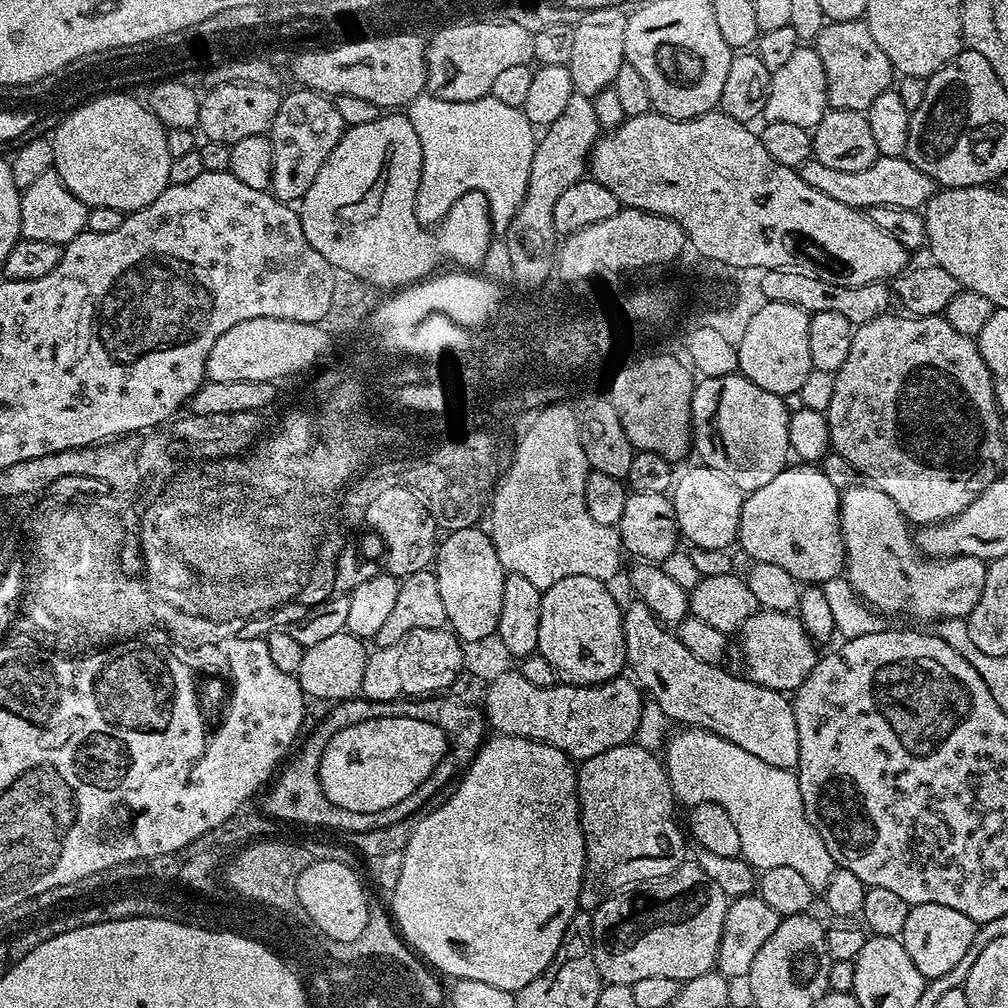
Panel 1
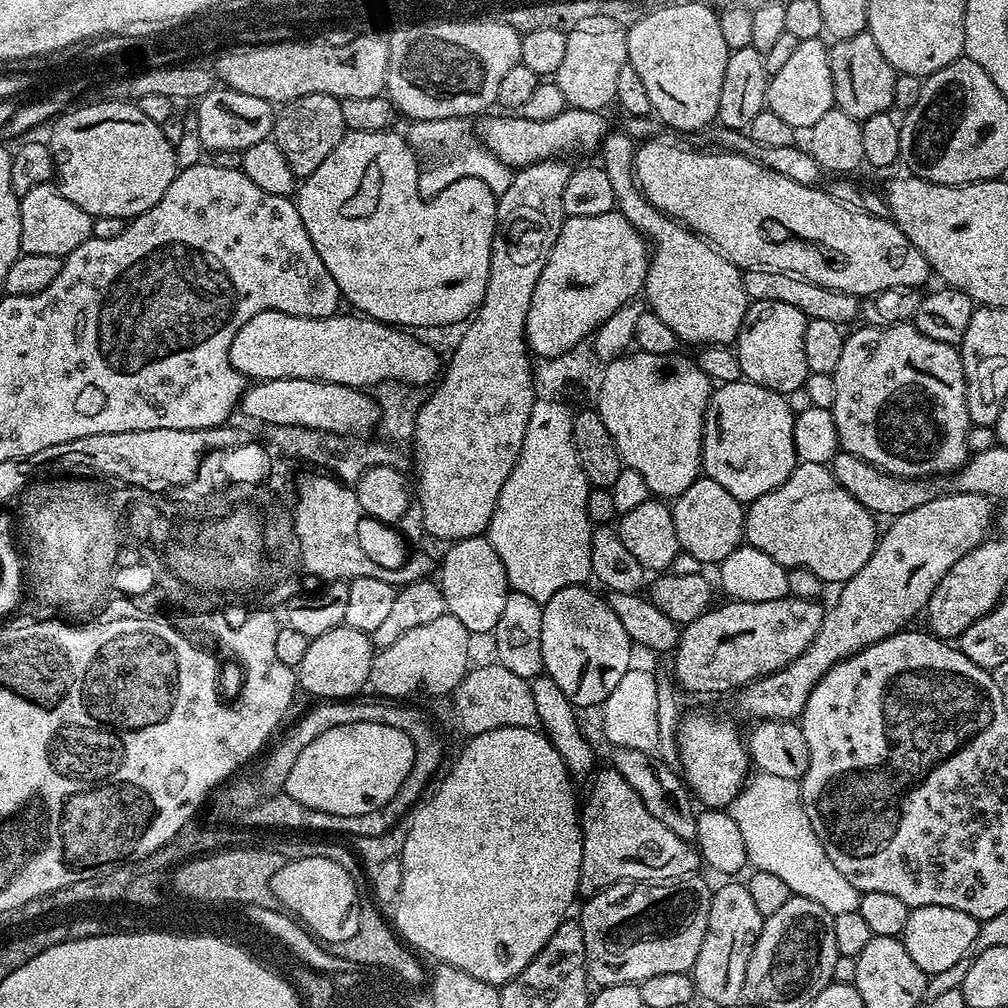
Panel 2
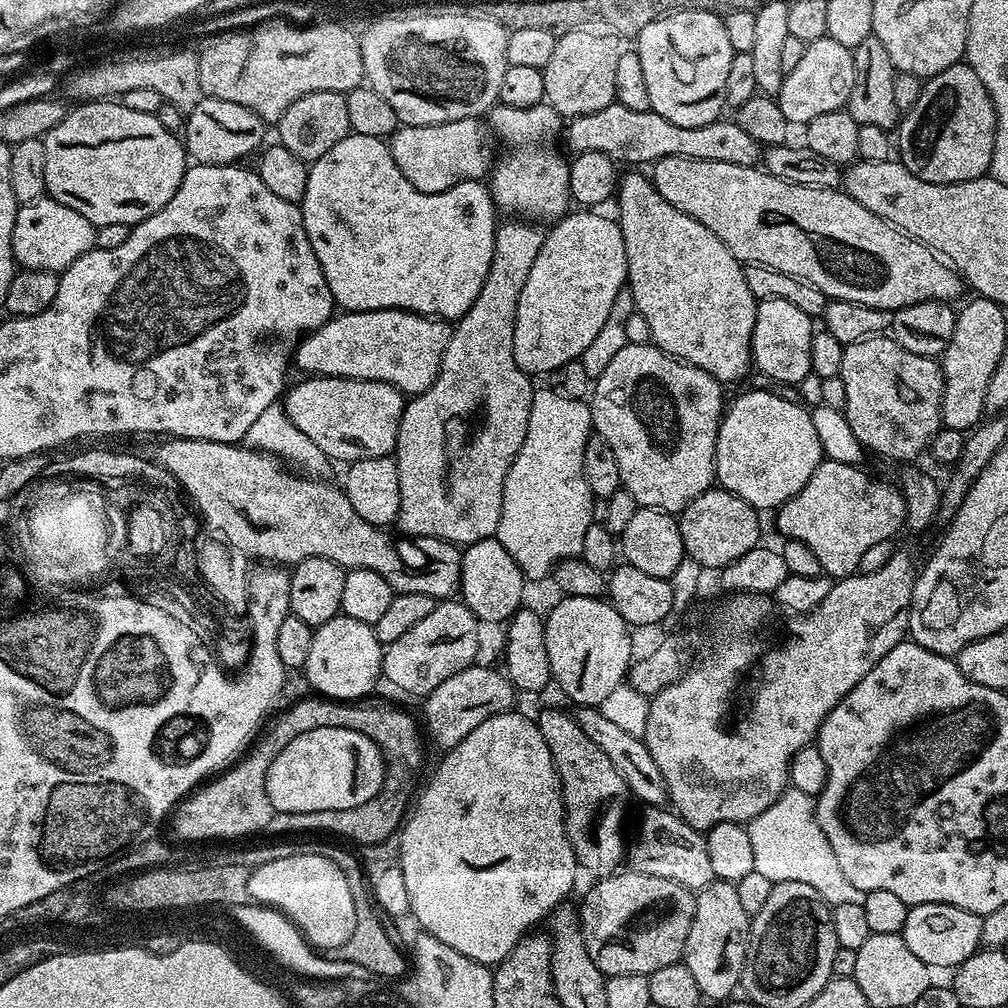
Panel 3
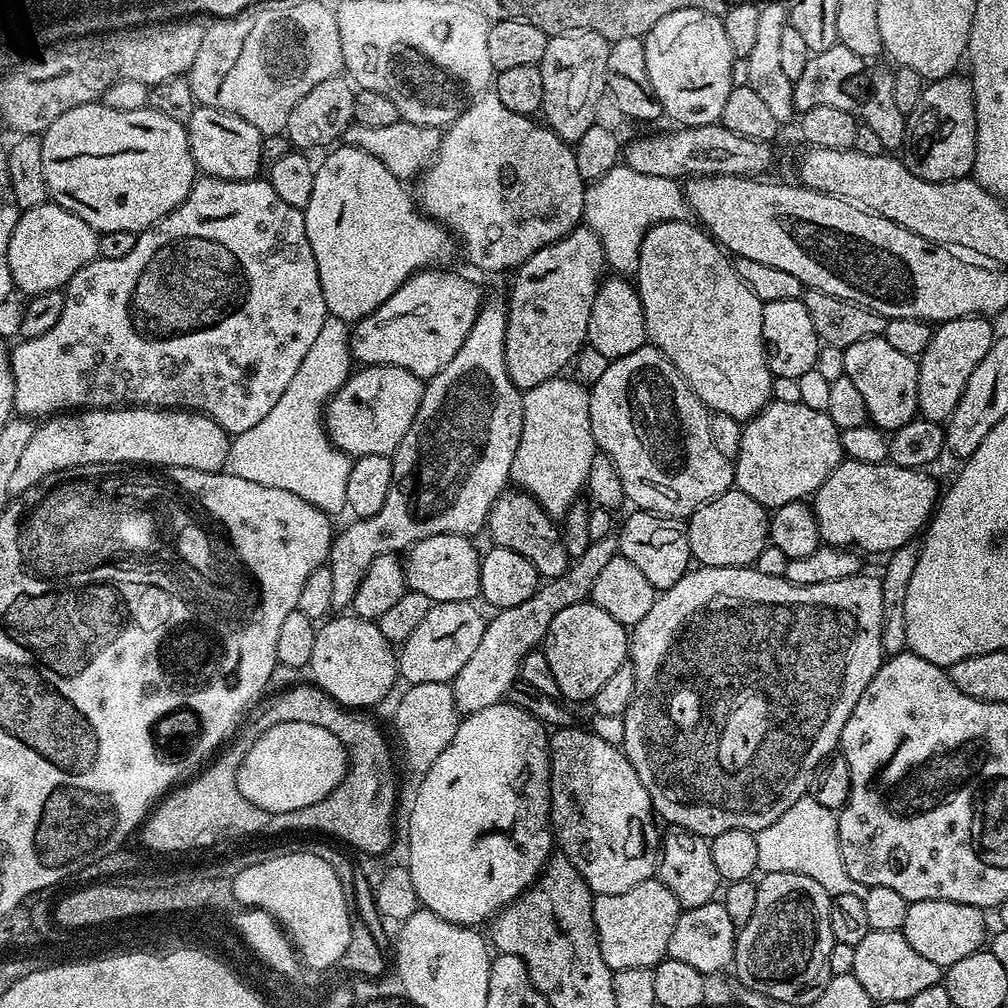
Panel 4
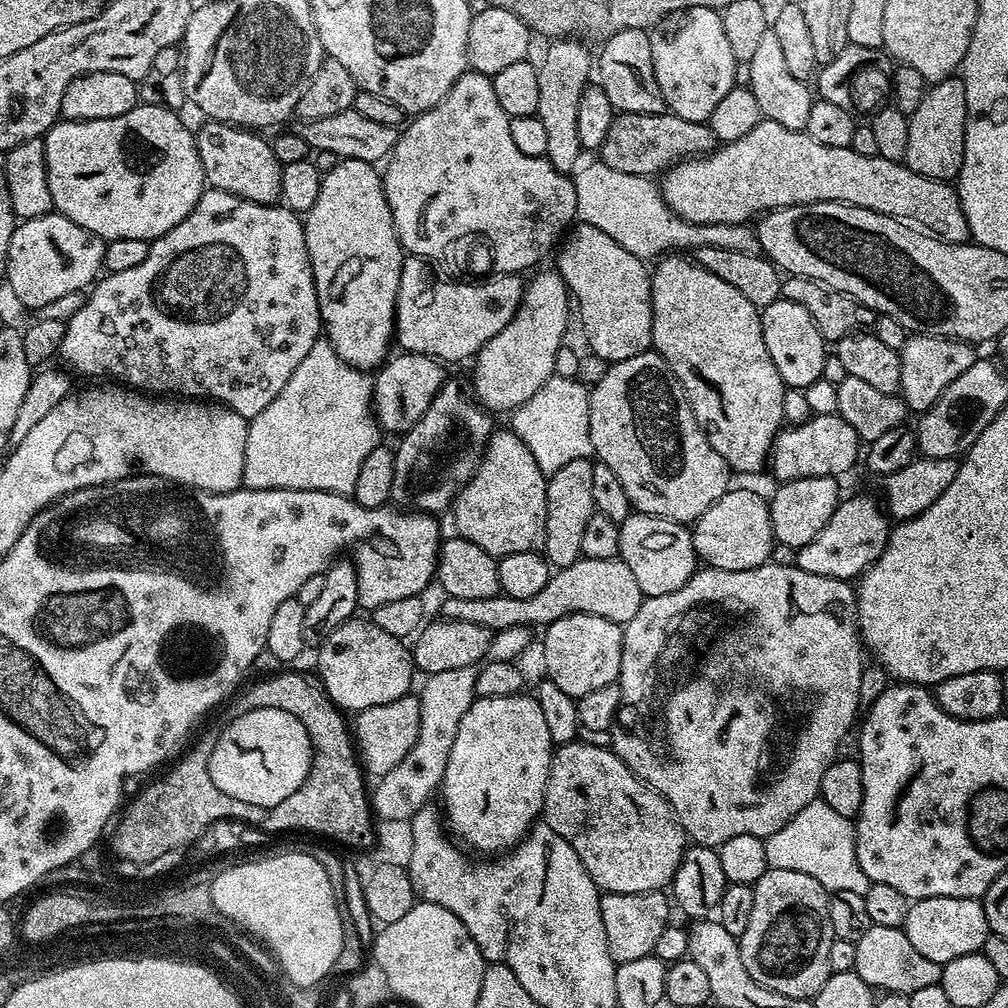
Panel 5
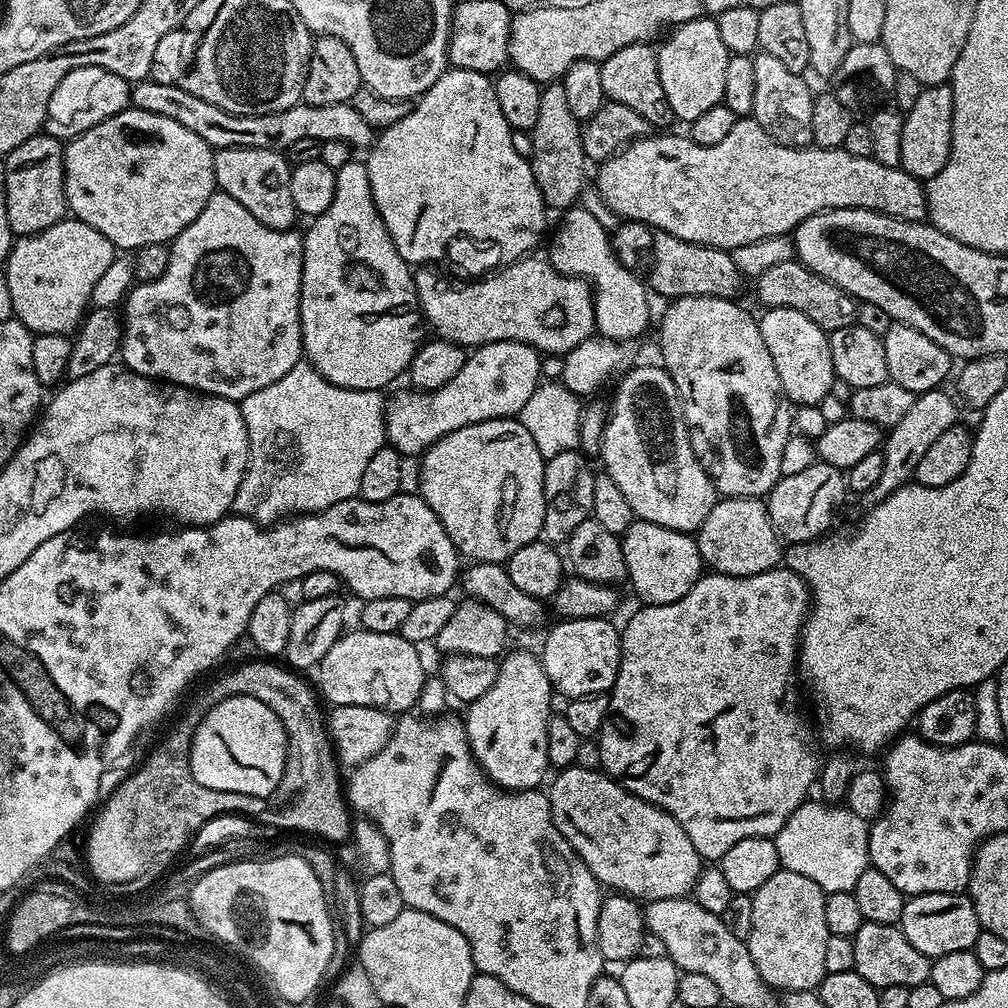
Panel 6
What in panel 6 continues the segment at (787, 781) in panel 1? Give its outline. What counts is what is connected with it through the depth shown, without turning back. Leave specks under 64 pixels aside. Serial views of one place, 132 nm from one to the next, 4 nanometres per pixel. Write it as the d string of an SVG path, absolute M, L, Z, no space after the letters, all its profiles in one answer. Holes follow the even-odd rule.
M812 798L790 818L786 818L786 826L774 837L781 869L785 872L803 874L818 882L818 886L826 894L845 889L855 889L858 878L869 868L868 830L869 821L858 818L847 806L833 806L827 802Z

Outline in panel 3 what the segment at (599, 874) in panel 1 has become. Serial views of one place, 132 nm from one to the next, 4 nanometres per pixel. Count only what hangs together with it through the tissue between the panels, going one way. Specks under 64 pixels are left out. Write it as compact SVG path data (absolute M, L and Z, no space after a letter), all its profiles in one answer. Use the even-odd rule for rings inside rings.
M645 807L640 816L640 825L636 833L631 833L626 848L626 864L633 872L650 874L654 878L670 878L693 890L705 888L716 879L710 862L710 853L706 850L706 836L701 829L692 828L667 807Z

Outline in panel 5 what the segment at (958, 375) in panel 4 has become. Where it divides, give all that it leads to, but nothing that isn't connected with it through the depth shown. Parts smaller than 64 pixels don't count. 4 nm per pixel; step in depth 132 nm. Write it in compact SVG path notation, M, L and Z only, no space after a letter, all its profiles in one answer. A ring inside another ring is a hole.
M912 334L898 351L902 370L899 395L912 414L925 412L930 406L934 406L942 390L946 390L946 386L950 386L950 382L954 382L958 374L970 370L972 363L978 359L977 349L973 345L965 340L947 340L945 336Z

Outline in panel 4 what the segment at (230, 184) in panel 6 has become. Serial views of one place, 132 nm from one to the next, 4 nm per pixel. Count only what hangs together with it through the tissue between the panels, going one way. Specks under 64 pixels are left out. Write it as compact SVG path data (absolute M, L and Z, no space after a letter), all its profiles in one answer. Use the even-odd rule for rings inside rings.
M197 106L186 127L192 157L203 175L223 180L254 180L261 175L260 155L265 141L250 122L229 112Z

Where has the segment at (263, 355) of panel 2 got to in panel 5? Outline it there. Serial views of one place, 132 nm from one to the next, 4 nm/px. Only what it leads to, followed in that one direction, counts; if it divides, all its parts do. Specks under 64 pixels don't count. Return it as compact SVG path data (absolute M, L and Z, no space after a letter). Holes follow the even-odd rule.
M405 255L400 271L394 340L405 352L427 354L441 362L475 357L480 348L486 346L486 342L490 342L490 338L494 338L494 334L498 334L502 326L510 322L510 318L514 318L524 297L525 281L516 274L496 274L476 282L480 284L428 284L428 272L424 267L426 264L421 257Z

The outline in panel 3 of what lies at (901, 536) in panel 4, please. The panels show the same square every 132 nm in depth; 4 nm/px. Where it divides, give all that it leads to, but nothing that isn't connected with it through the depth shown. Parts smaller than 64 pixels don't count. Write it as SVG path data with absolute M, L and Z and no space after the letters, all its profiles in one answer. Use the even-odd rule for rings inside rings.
M825 458L821 460L818 470L810 474L810 482L806 482L806 486L802 486L802 490L798 490L794 498L781 504L775 513L776 528L781 532L781 537L800 540L806 546L810 546L810 550L814 550L814 554L818 557L821 573L831 578L853 575L861 567L860 559L871 548L886 543L891 536L898 535L905 527L906 506L899 487L875 480L870 473L863 470L864 468L860 466Z

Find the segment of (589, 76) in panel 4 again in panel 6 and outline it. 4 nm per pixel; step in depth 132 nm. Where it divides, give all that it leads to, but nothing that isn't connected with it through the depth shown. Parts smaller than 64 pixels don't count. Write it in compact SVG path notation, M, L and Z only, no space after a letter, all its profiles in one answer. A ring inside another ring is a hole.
M549 83L542 91L542 103L538 105L538 122L534 122L530 133L530 163L534 178L542 190L542 198L549 209L569 209L579 201L581 192L585 191L586 159L580 137L581 125L581 121L576 120L574 114L570 114L570 106L566 106L563 83Z

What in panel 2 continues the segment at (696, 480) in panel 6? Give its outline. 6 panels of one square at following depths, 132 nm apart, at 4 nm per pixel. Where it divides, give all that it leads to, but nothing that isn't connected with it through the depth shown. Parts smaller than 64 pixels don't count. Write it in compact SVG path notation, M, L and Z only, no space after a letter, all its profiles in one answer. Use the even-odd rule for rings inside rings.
M632 350L627 354L620 355L616 360L605 363L602 368L604 377L600 380L600 397L594 401L594 407L600 413L602 422L606 422L606 430L610 430L610 438L614 438L614 446L618 446L618 454L623 467L638 470L638 474L642 474L642 478L646 478L646 486L649 493L656 498L675 498L682 495L702 472L702 461L704 459L704 415L708 409L708 400L714 391L714 384L695 359L687 360L686 357L680 355L671 354L663 356L662 354L650 354L641 350Z

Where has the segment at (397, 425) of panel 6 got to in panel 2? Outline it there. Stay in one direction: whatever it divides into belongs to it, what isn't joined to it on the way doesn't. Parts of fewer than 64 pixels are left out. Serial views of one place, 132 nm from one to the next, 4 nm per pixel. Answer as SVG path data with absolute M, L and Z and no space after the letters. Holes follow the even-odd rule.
M619 210L594 214L594 218L567 217L550 250L546 266L542 266L542 274L538 274L538 284L530 298L524 327L529 353L536 358L553 357L566 354L576 345L583 345L584 339L587 341L616 310L643 289L649 255L649 245L640 231Z

